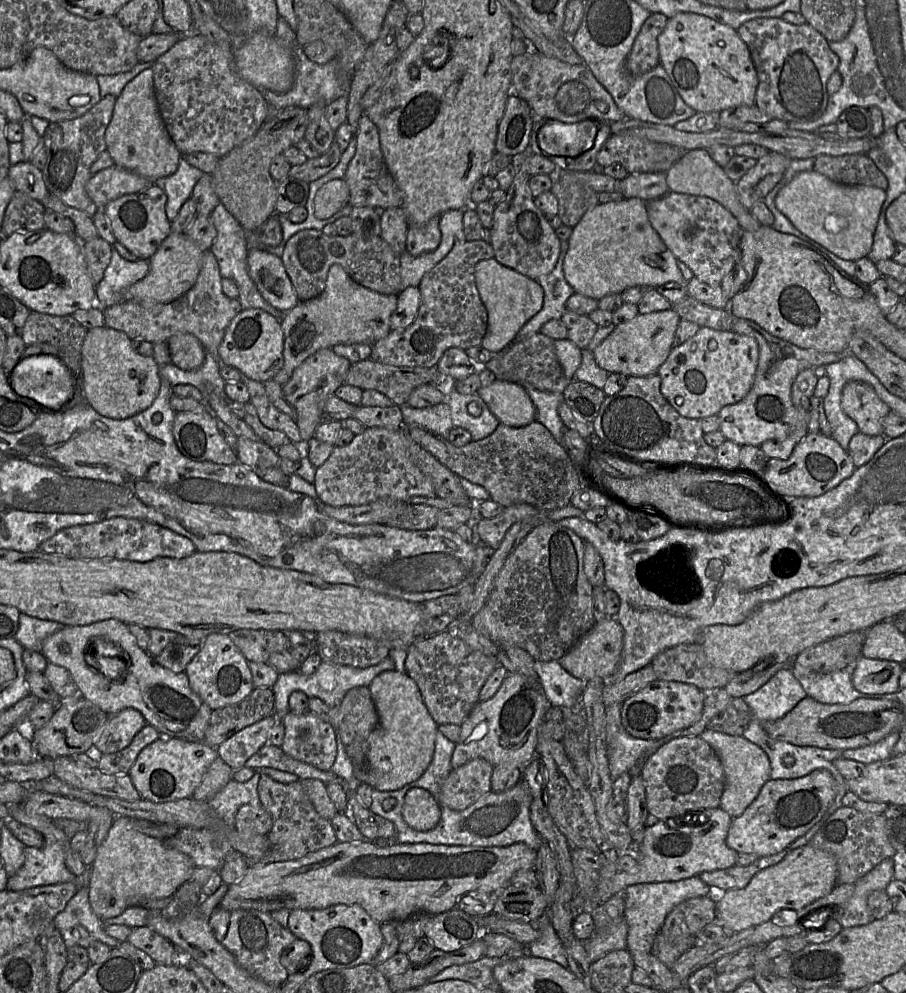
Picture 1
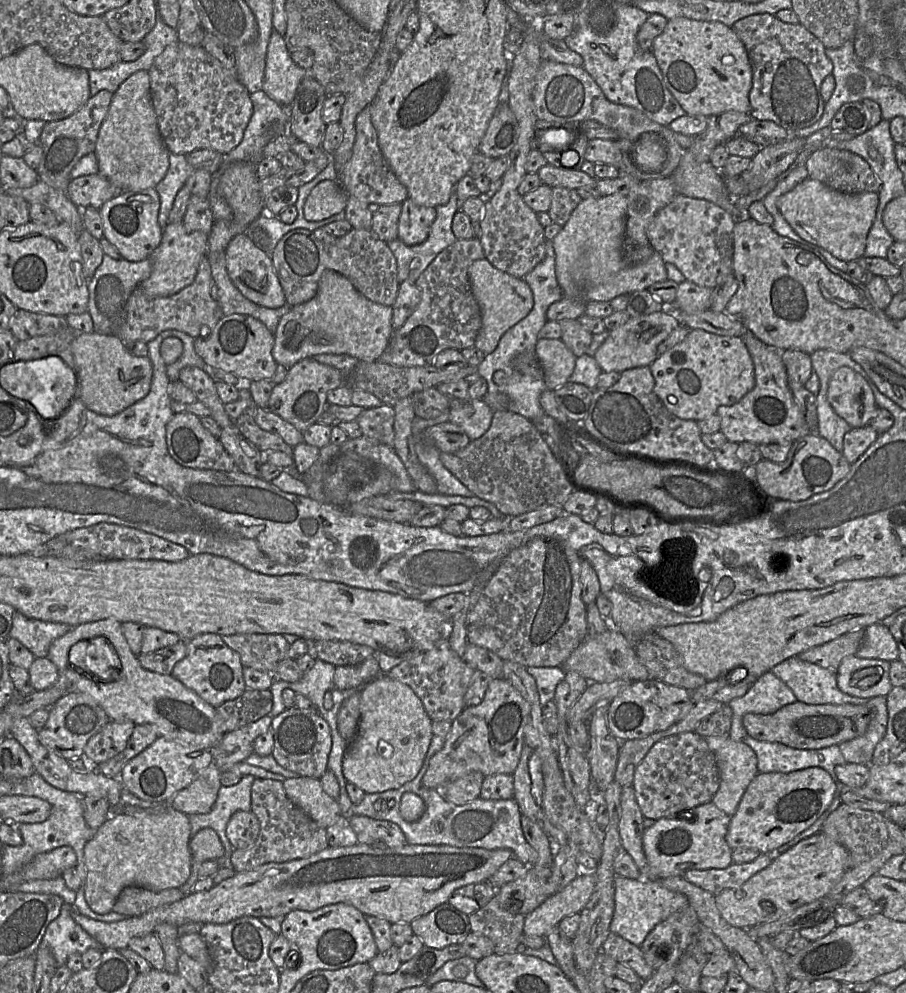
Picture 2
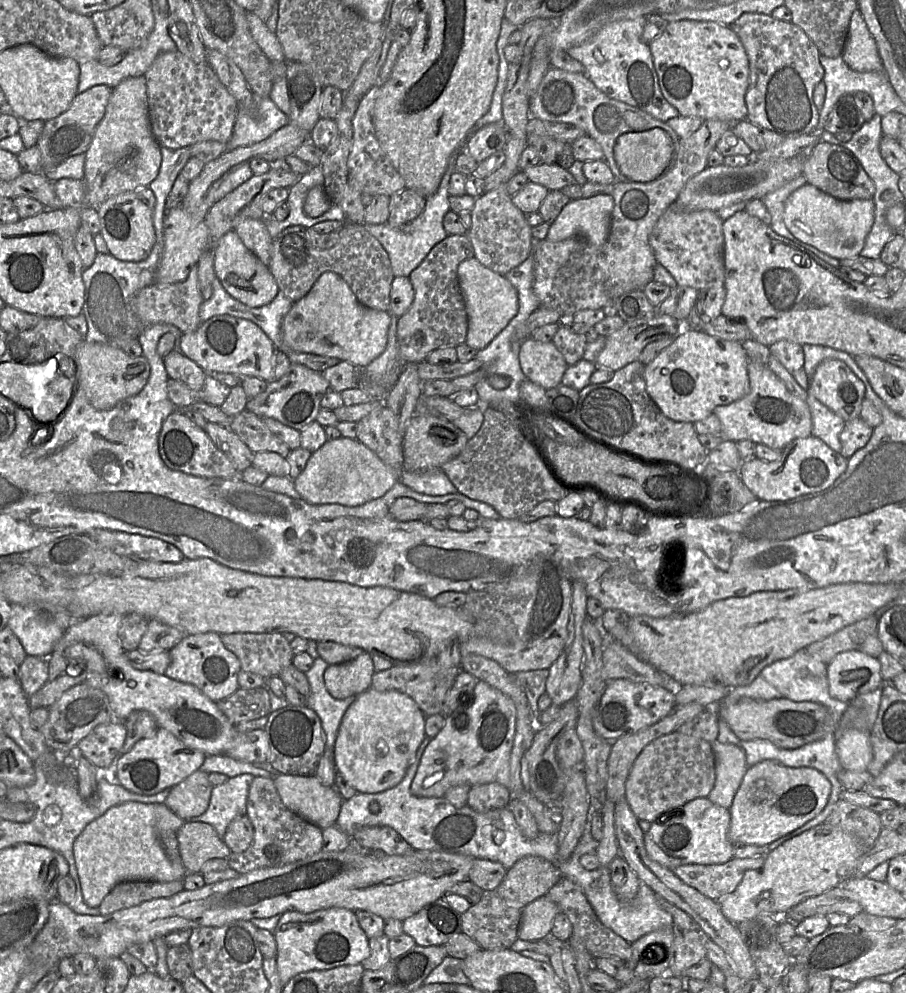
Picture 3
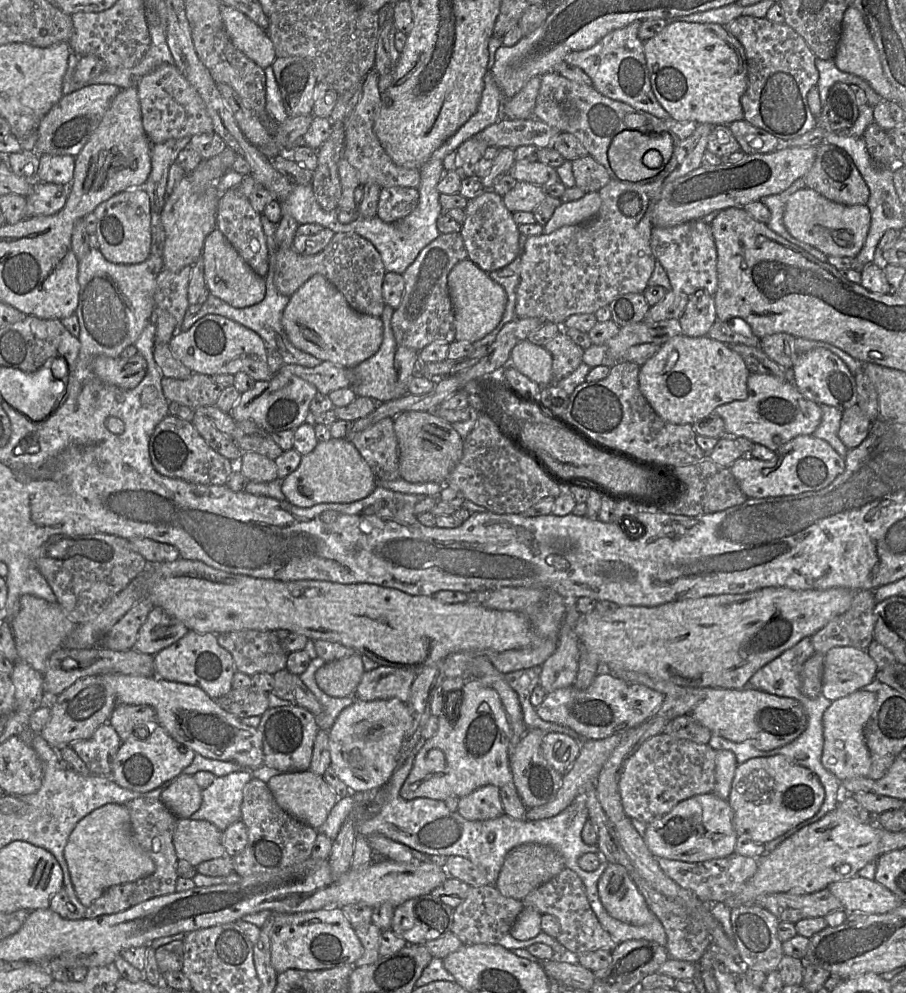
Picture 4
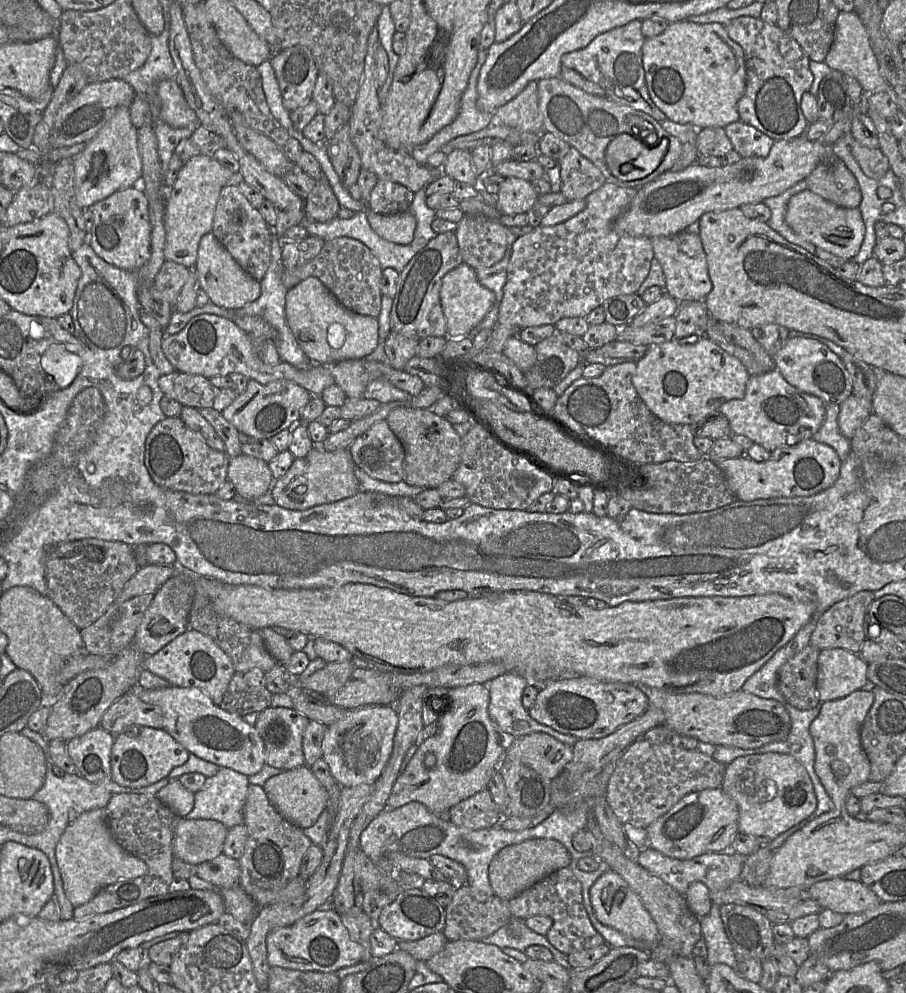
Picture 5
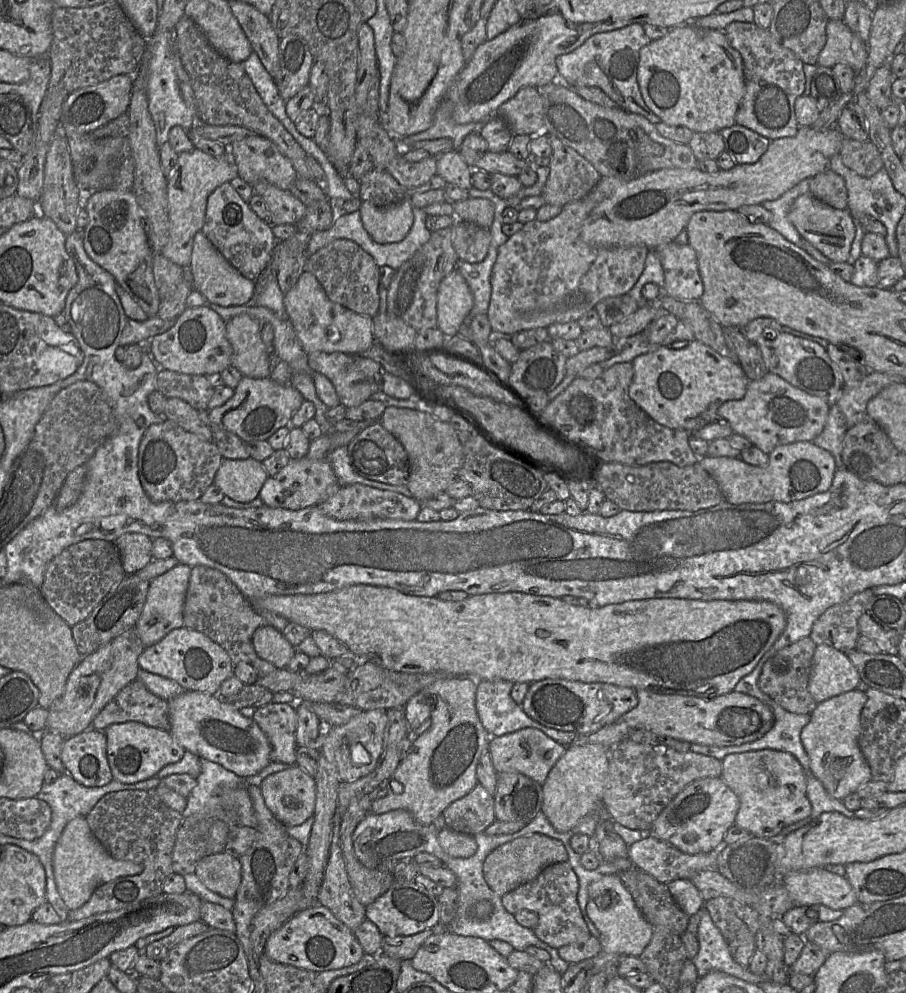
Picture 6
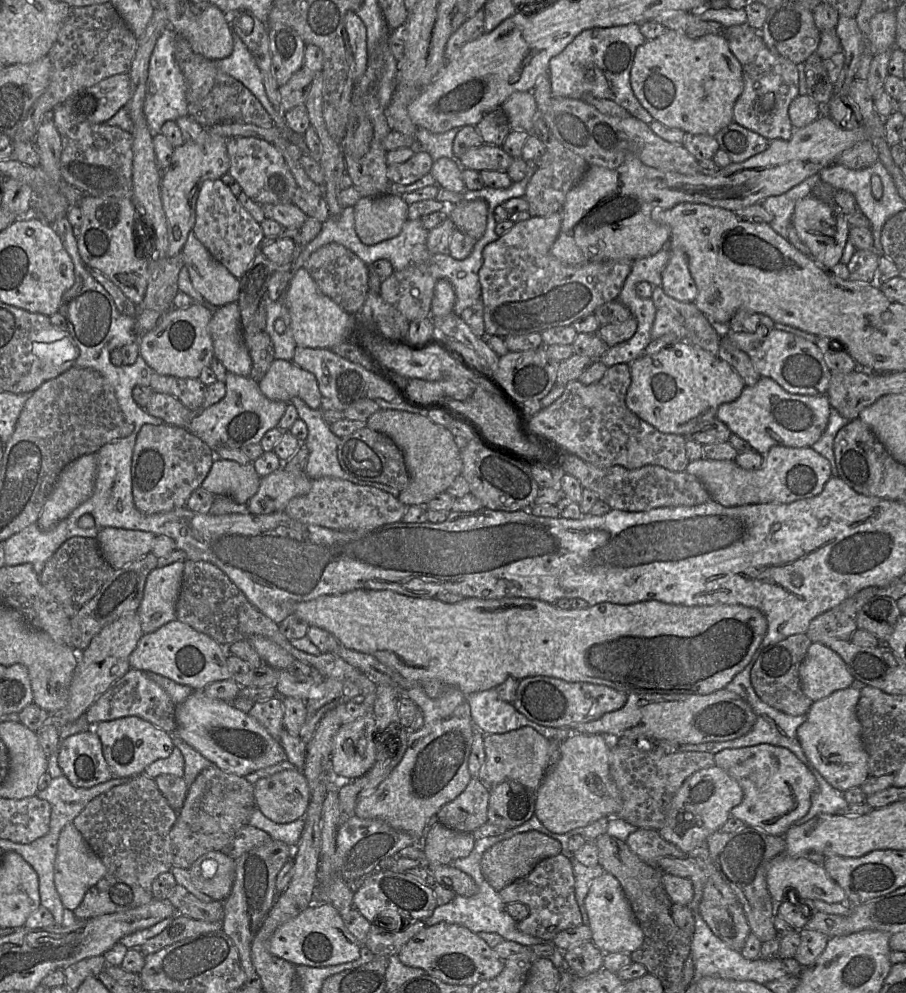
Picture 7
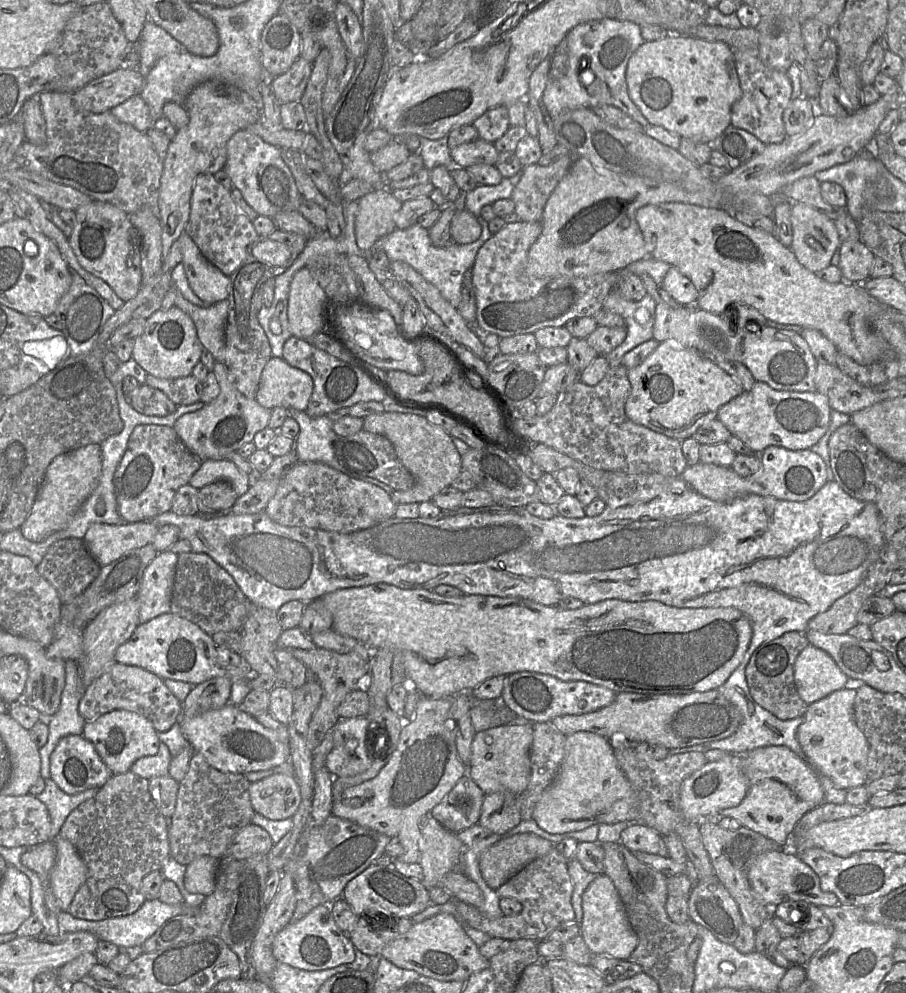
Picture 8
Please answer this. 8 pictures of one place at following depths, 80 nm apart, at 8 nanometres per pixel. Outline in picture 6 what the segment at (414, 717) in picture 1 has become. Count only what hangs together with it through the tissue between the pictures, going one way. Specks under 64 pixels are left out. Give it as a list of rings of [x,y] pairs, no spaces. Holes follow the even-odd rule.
[[[375,709],[362,711],[345,724],[324,729],[320,750],[330,763],[335,763],[340,781],[354,782],[375,769],[387,745],[387,725],[386,710]]]

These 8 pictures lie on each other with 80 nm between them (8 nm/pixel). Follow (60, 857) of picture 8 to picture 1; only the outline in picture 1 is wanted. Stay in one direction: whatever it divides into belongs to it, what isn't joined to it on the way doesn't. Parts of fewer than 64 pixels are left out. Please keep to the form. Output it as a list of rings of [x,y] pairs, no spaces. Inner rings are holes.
[[[117,816],[106,839],[98,849],[93,864],[87,867],[87,870],[90,870],[89,902],[93,912],[103,921],[120,915],[129,907],[141,907],[151,899],[173,896],[177,889],[190,879],[196,868],[188,855],[166,846],[165,839],[152,837],[136,830],[131,822],[136,819]]]

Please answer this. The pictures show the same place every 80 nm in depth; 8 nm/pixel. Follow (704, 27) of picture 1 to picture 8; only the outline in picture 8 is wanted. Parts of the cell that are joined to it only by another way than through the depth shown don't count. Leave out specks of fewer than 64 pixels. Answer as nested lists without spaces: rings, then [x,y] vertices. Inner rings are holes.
[[[669,34],[662,39],[645,41],[636,51],[634,51],[626,68],[626,82],[629,96],[650,124],[662,126],[665,129],[679,135],[681,138],[689,138],[695,142],[701,143],[712,143],[730,125],[732,105],[741,97],[742,90],[740,87],[733,52],[732,48],[726,43],[708,41],[689,35]]]

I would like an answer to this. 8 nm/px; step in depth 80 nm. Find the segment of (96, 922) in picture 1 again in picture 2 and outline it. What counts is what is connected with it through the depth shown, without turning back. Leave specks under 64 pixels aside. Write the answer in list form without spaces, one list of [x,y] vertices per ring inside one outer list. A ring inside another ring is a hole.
[[[65,902],[57,918],[48,925],[41,941],[51,949],[58,967],[64,965],[73,953],[82,954],[89,948],[101,948],[99,943],[75,922],[72,916],[73,908],[73,905]]]

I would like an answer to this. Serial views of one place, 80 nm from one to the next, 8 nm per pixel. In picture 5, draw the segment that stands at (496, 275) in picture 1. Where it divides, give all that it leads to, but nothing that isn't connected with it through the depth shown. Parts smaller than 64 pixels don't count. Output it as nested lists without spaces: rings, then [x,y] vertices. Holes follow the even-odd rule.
[[[466,263],[449,271],[442,279],[440,301],[447,323],[447,335],[461,338],[472,335],[495,302],[494,293],[479,282],[476,271]]]

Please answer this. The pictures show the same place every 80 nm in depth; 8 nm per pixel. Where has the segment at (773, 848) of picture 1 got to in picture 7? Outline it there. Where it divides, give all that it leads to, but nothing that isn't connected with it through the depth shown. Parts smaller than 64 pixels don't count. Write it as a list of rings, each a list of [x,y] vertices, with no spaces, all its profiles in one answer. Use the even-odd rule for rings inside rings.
[[[759,744],[739,749],[724,749],[714,754],[714,761],[715,765],[733,778],[743,791],[742,802],[731,809],[730,816],[741,820],[746,826],[761,829],[772,836],[783,836],[796,821],[808,813],[817,781],[812,770],[787,748]]]

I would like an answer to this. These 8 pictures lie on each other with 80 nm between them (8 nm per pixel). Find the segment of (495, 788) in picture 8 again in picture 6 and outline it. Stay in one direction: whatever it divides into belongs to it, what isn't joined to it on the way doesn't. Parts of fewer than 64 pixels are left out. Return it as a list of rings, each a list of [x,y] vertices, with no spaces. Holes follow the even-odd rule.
[[[523,728],[521,730],[517,730],[502,736],[493,736],[489,741],[489,755],[493,767],[498,774],[501,772],[518,772],[540,784],[544,783],[550,770],[558,761],[558,759],[563,755],[565,750],[565,745],[556,742],[536,728]]]

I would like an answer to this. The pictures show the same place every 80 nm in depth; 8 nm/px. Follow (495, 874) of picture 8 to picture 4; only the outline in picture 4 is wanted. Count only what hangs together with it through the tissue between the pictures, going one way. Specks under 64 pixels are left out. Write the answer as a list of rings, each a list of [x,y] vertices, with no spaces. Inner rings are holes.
[[[524,843],[507,853],[494,886],[501,895],[522,901],[531,891],[551,880],[564,868],[566,867],[563,857],[551,846]]]

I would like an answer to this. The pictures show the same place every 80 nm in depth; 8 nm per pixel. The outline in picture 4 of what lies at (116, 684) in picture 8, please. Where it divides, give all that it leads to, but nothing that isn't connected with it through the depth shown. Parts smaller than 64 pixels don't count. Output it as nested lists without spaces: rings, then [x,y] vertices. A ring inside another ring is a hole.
[[[118,703],[113,709],[108,723],[116,730],[122,742],[131,736],[145,738],[154,725],[159,725],[155,710],[149,705],[129,705]]]

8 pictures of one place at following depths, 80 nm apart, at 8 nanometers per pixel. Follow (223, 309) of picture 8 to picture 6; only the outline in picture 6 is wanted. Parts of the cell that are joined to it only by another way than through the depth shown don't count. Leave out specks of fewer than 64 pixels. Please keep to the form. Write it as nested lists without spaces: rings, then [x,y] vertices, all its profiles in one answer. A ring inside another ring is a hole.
[[[246,314],[235,316],[226,323],[226,336],[233,348],[232,367],[243,377],[269,378],[275,357],[269,357],[258,320]]]

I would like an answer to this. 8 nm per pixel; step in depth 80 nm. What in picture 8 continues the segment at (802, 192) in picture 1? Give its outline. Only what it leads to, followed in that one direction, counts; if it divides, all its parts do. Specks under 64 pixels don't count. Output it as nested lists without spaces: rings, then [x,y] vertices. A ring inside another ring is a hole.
[[[798,202],[792,204],[791,225],[793,239],[790,249],[798,262],[813,273],[818,273],[831,265],[832,257],[842,242],[834,221],[815,208]]]

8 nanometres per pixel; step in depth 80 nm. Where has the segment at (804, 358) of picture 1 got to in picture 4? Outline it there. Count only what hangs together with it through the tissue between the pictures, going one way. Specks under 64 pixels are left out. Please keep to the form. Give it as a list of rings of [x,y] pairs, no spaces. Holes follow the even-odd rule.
[[[749,373],[747,398],[715,408],[725,424],[725,435],[745,437],[753,443],[777,451],[782,445],[802,435],[812,435],[822,419],[821,405],[804,397],[795,386],[773,375]]]

